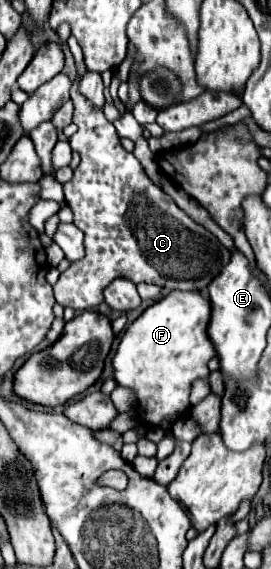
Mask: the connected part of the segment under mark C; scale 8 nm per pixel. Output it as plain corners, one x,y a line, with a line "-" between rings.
76,76
70,88
78,132
68,142
72,150
80,152
82,162
74,170
74,178
64,184
64,194
74,212
74,224
84,232
86,254
60,274
54,284
56,302
74,310
94,308
102,304
104,288
116,278
126,278
134,284
156,284
168,290
206,290
222,266
228,264
228,248
182,212
174,200
146,176
136,156
122,148
118,132
114,124
106,120
102,108
90,106
90,102
82,98
78,82
80,76

